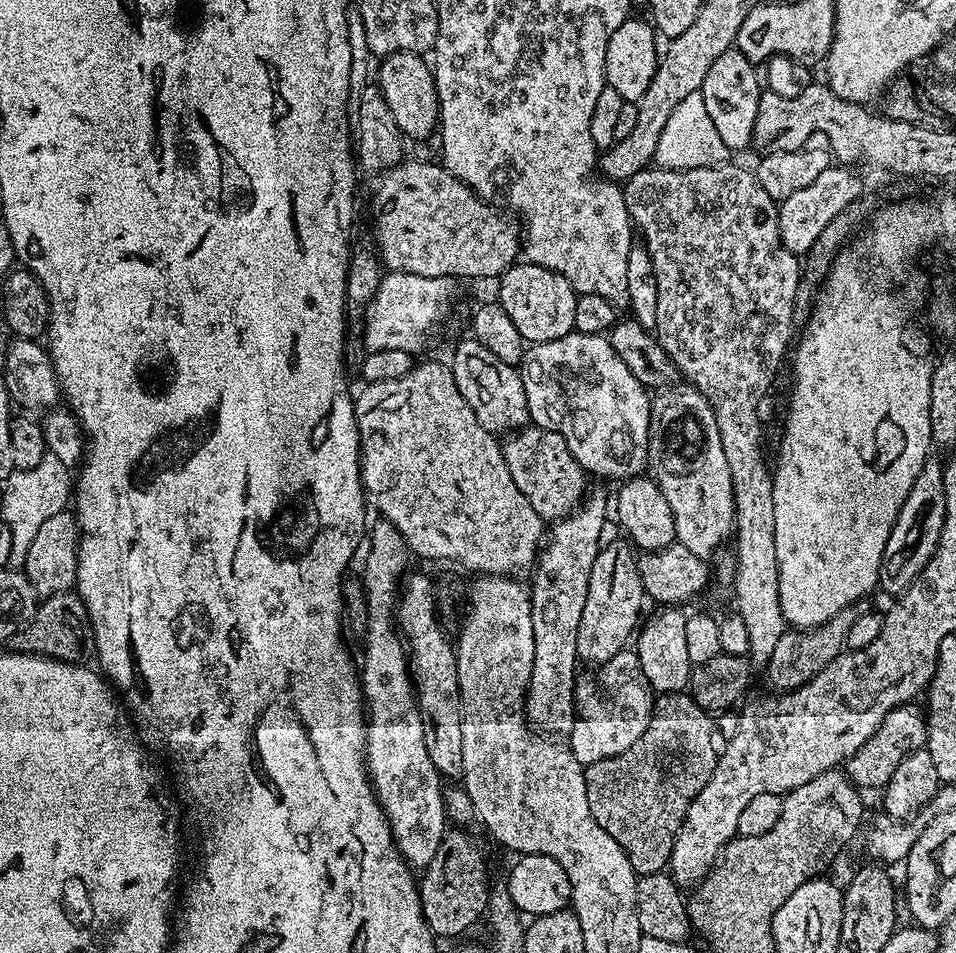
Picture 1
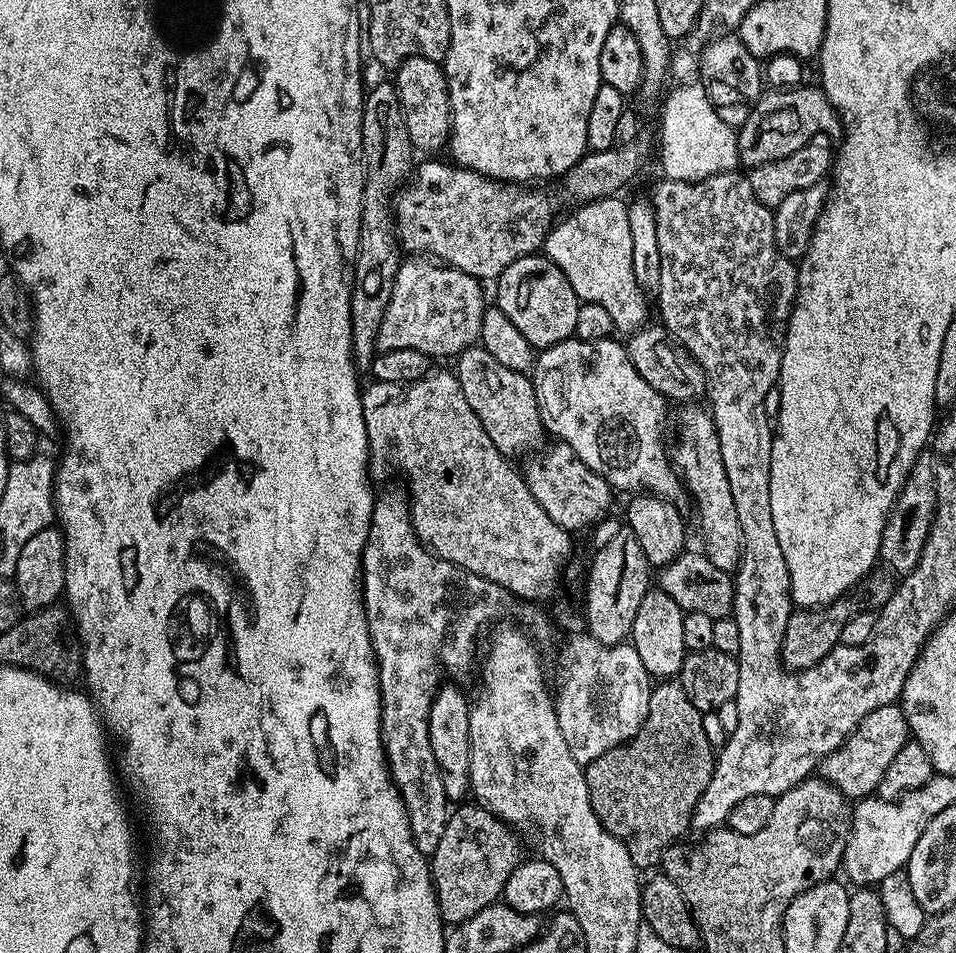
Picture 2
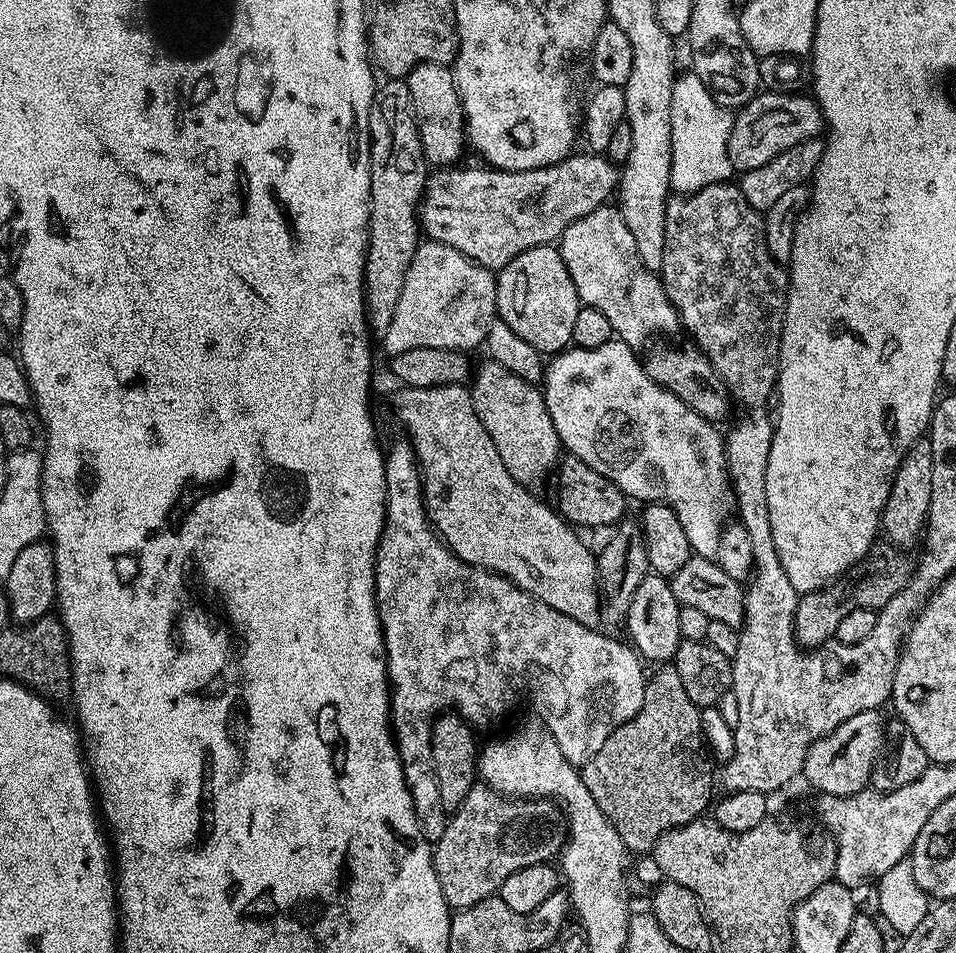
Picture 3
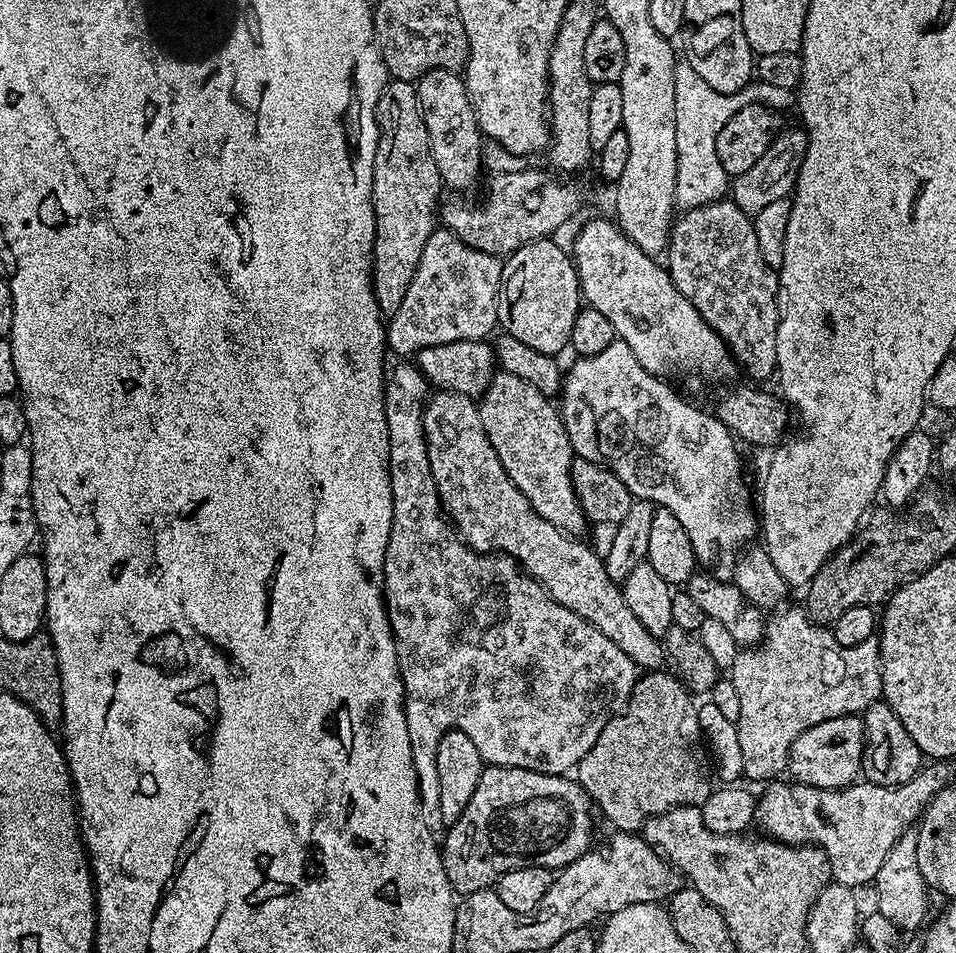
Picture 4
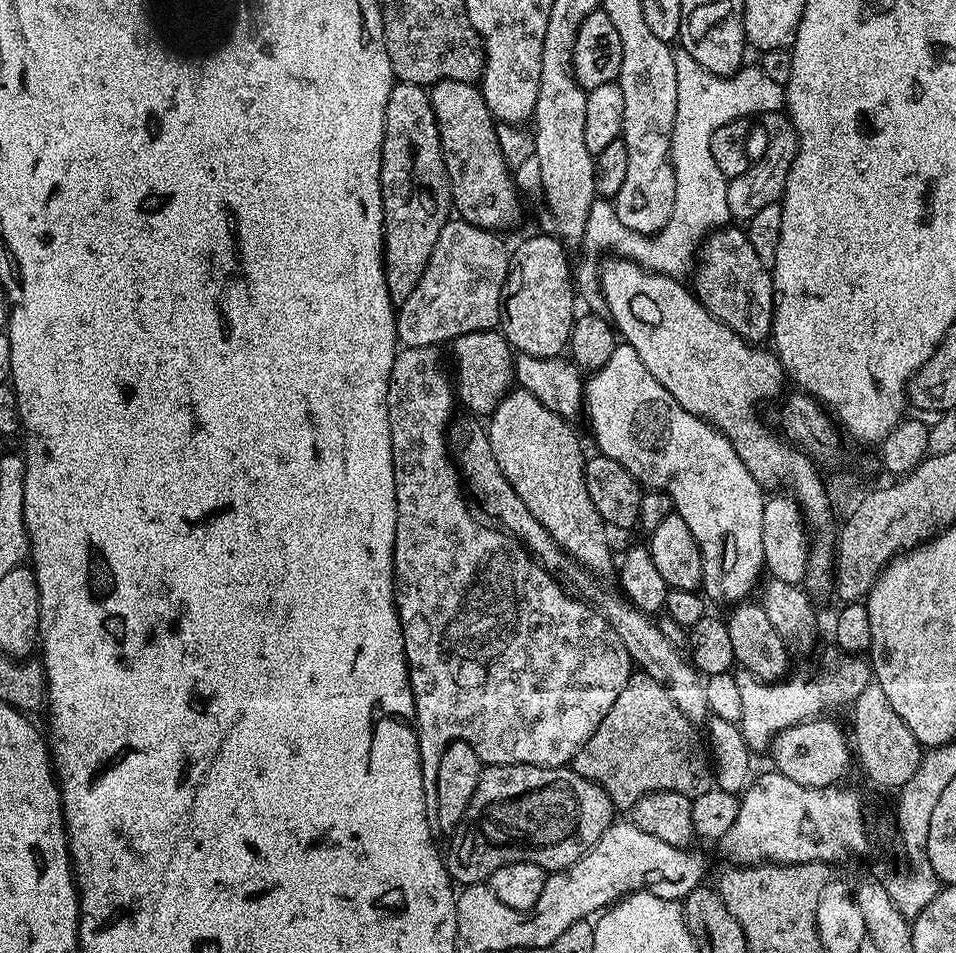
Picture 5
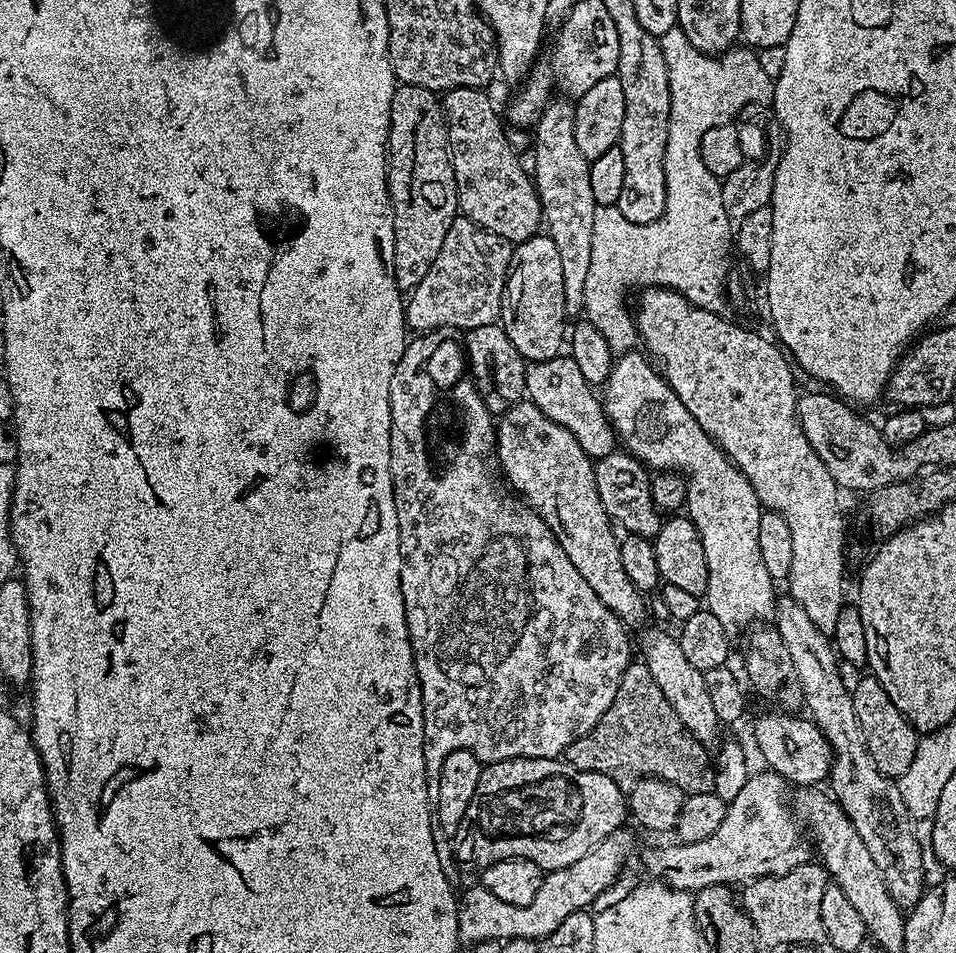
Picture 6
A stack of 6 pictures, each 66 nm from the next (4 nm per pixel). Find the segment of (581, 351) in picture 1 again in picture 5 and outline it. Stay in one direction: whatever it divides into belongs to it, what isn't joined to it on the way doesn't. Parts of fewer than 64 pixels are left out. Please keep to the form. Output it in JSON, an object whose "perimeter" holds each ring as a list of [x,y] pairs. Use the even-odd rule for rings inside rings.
{"perimeter":[[[623,342],[617,343],[606,366],[587,377],[582,408],[586,416],[588,412],[588,420],[592,423],[595,451],[618,462],[620,466],[626,466],[626,470],[630,470],[633,478],[645,489],[665,492],[672,500],[675,515],[690,526],[690,534],[694,534],[694,542],[698,542],[702,554],[703,595],[709,601],[717,600],[727,606],[747,601],[751,597],[748,595],[757,591],[758,581],[765,571],[762,510],[766,492],[754,474],[746,470],[732,443],[713,424],[682,410],[682,406],[674,402],[670,390],[666,390],[666,386],[662,386],[662,382],[658,382],[650,370],[646,370],[634,346]]]}

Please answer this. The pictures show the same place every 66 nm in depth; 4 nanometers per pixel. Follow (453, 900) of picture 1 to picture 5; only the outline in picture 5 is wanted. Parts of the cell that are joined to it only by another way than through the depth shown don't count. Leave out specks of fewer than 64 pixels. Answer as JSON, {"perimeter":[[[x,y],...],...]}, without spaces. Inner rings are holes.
{"perimeter":[[[533,764],[487,765],[480,773],[478,790],[474,790],[474,798],[470,798],[470,806],[466,810],[462,822],[456,827],[456,831],[451,833],[450,840],[452,840],[452,849],[446,852],[448,875],[452,877],[457,885],[467,886],[470,884],[485,883],[488,876],[494,874],[494,870],[498,870],[498,866],[506,866],[510,862],[534,862],[546,870],[569,868],[574,862],[581,860],[584,853],[592,848],[594,842],[598,842],[598,838],[602,838],[604,831],[614,823],[614,815],[612,816],[612,812],[614,813],[614,805],[612,799],[606,794],[606,790],[602,790],[602,786],[598,786],[594,782],[582,778],[578,773],[572,771],[571,767],[547,768],[546,766],[534,766]]]}

